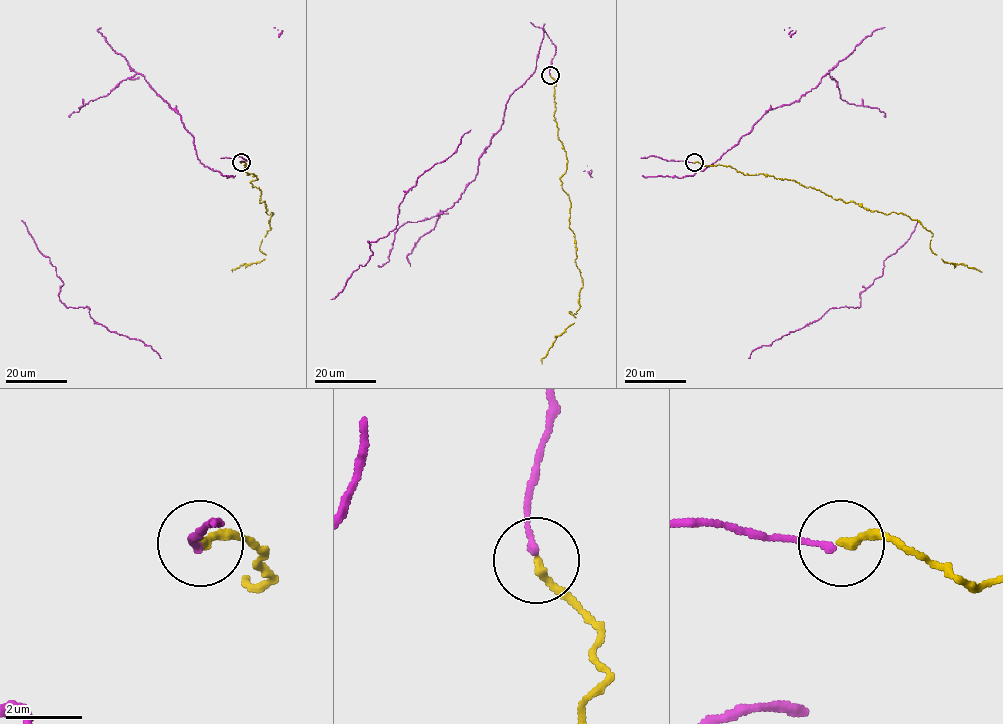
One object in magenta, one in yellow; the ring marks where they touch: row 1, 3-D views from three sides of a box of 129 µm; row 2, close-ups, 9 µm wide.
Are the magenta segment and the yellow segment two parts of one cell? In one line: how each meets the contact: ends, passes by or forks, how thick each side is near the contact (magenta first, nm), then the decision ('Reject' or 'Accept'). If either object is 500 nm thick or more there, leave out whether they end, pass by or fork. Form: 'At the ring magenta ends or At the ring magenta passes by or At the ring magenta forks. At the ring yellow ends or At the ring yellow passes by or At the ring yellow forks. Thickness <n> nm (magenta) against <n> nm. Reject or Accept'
At the ring magenta ends. At the ring yellow ends. Thickness 160 nm (magenta) against 200 nm. Accept

